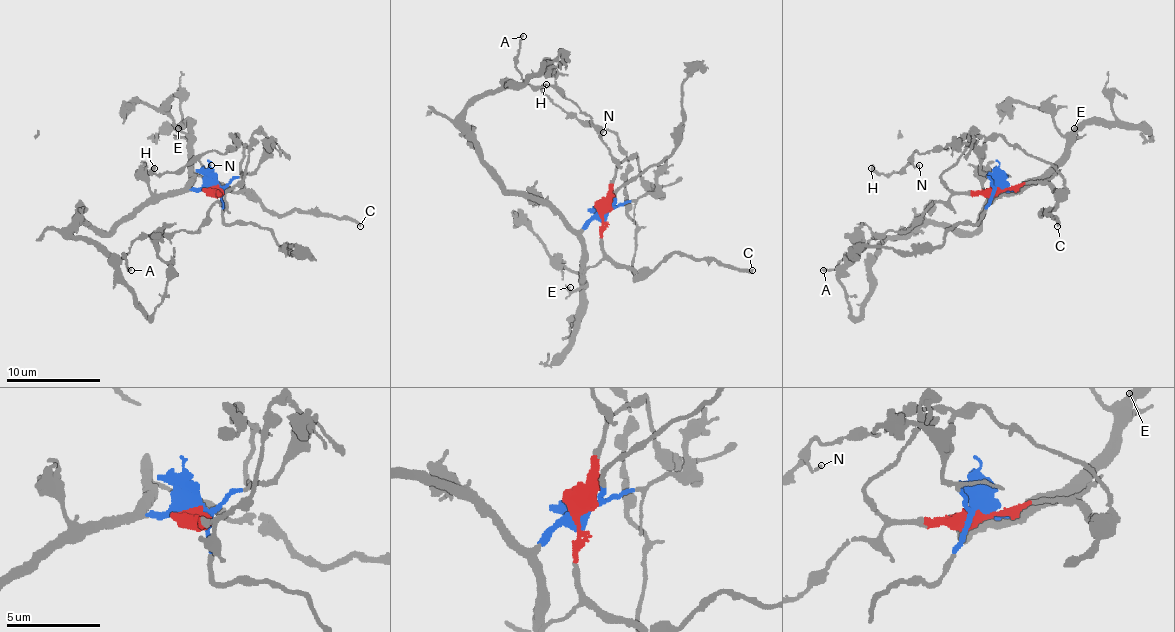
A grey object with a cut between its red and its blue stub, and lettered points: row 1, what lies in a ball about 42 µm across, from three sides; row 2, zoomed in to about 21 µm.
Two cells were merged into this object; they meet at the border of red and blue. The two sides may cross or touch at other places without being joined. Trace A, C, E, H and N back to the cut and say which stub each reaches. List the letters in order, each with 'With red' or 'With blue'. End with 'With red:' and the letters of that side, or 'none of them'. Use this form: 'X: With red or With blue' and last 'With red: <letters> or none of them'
A: With red
C: With red
E: With blue
H: With red
N: With red
With red: A, C, H, N

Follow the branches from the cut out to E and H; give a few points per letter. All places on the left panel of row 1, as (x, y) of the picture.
E: (214, 186), (190, 186), (190, 144), (181, 137), (178, 127)
H: (214, 186), (240, 191), (245, 146), (235, 137), (226, 153), (209, 151), (171, 172), (155, 167)

